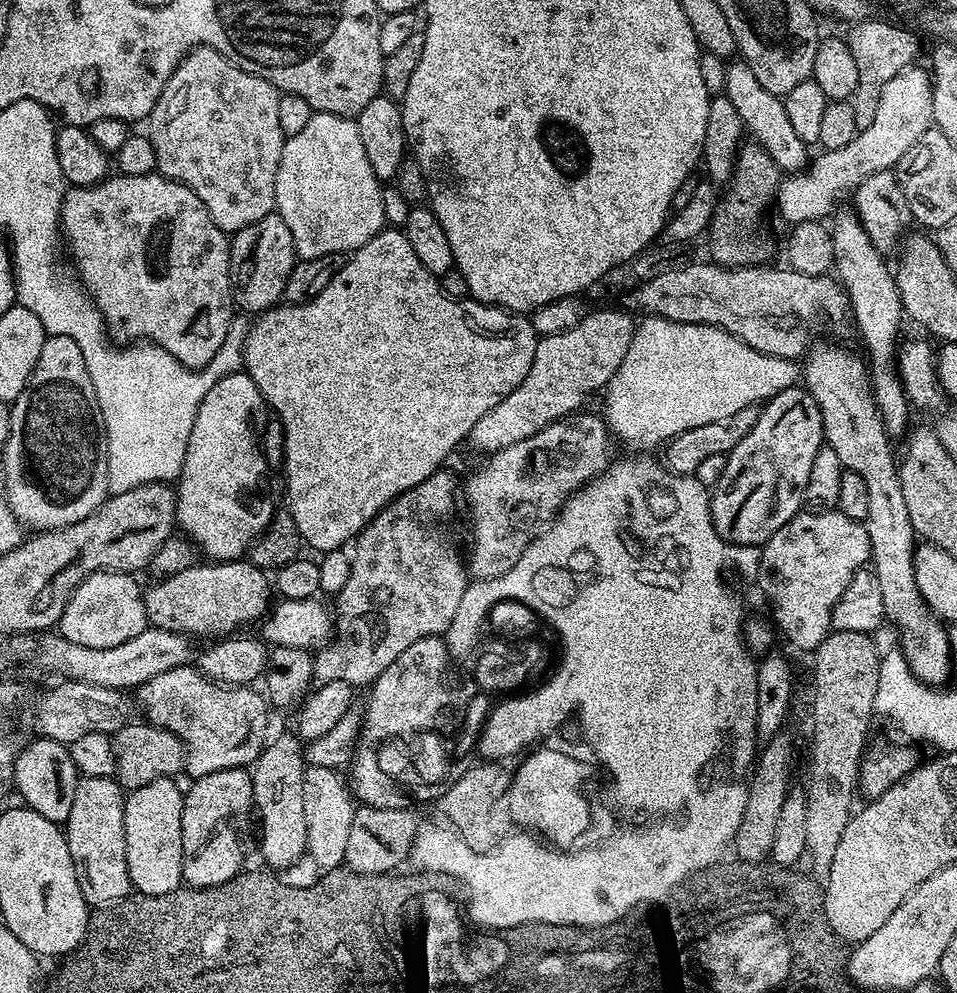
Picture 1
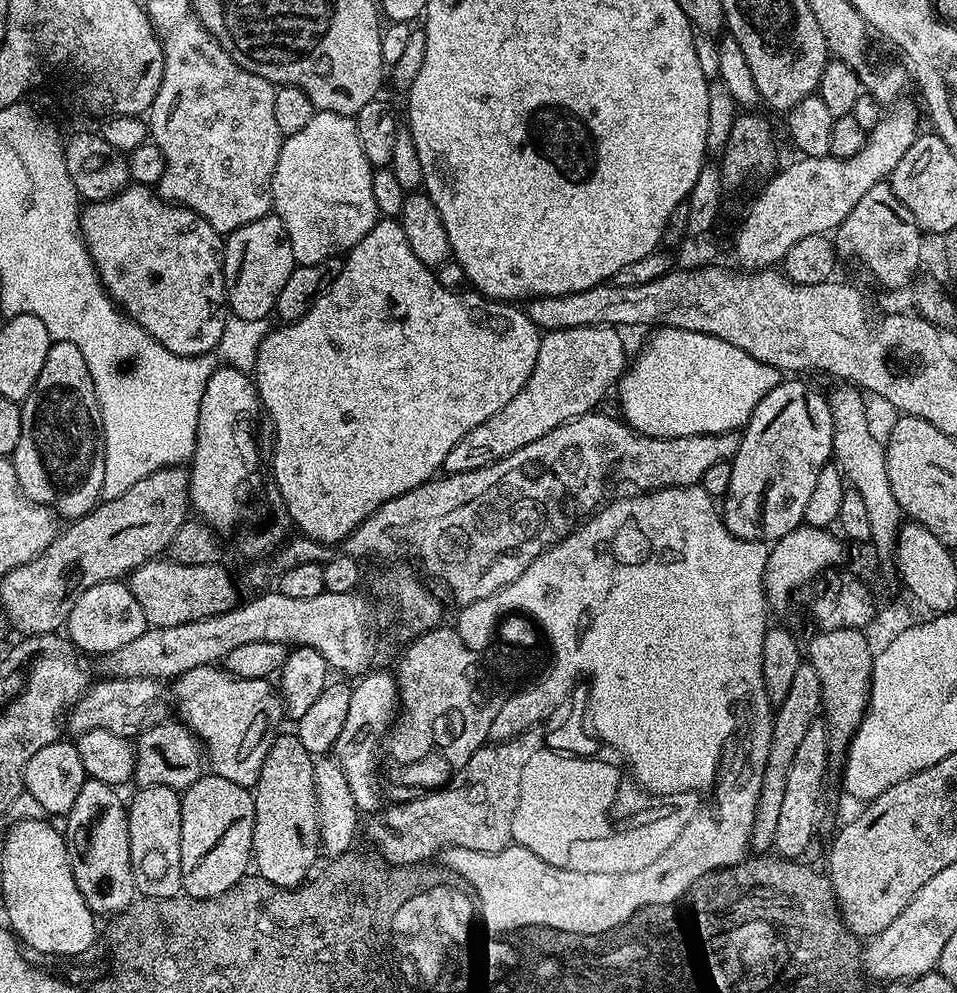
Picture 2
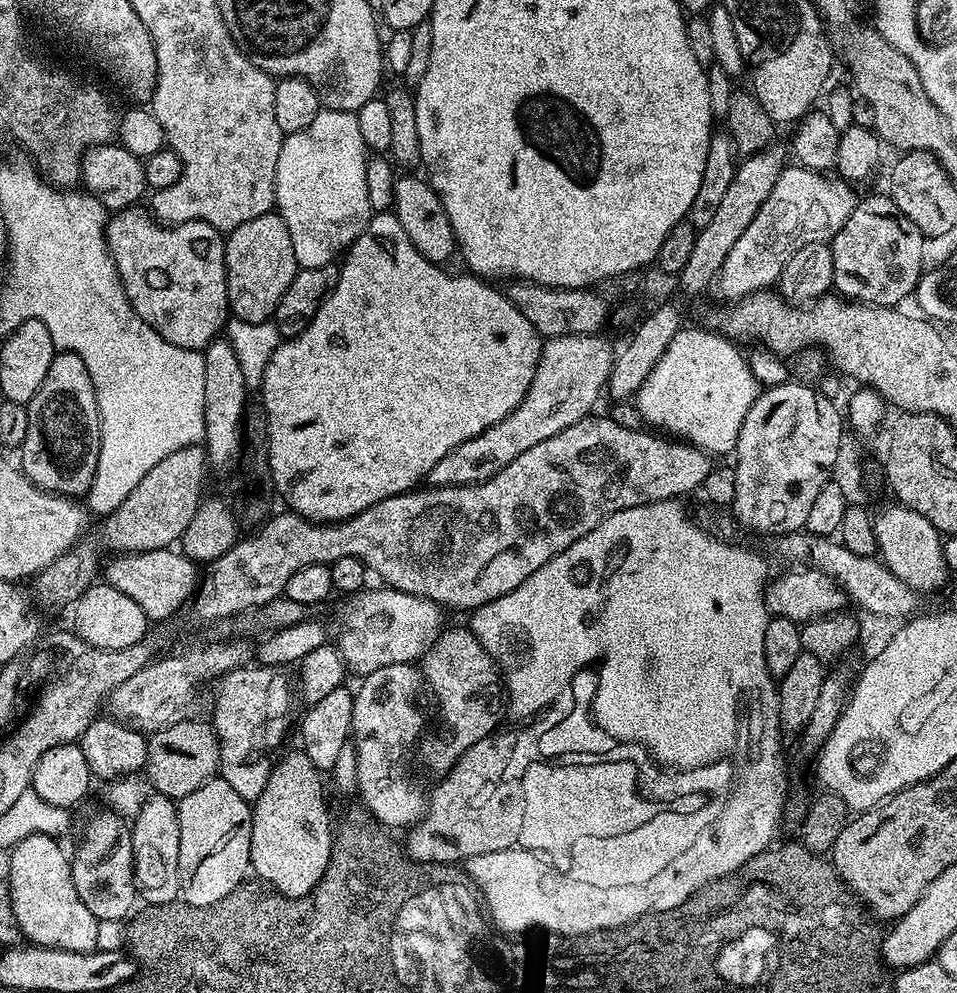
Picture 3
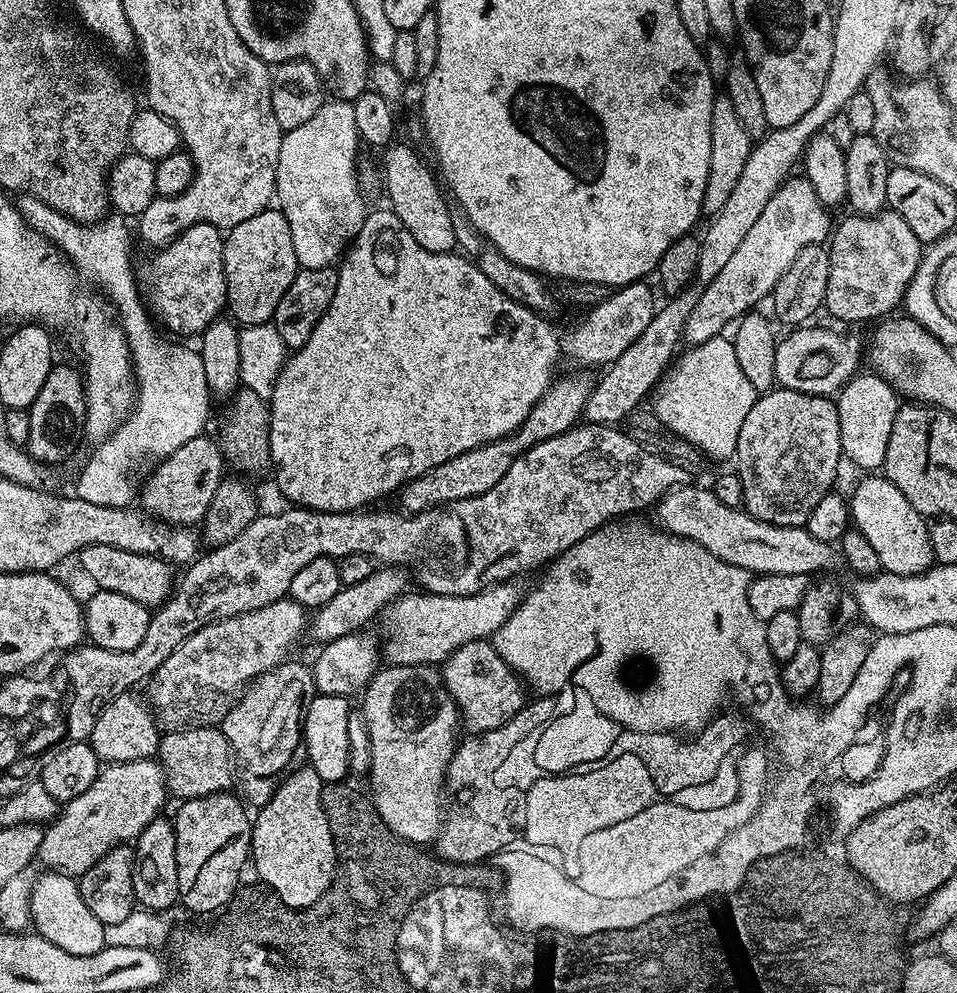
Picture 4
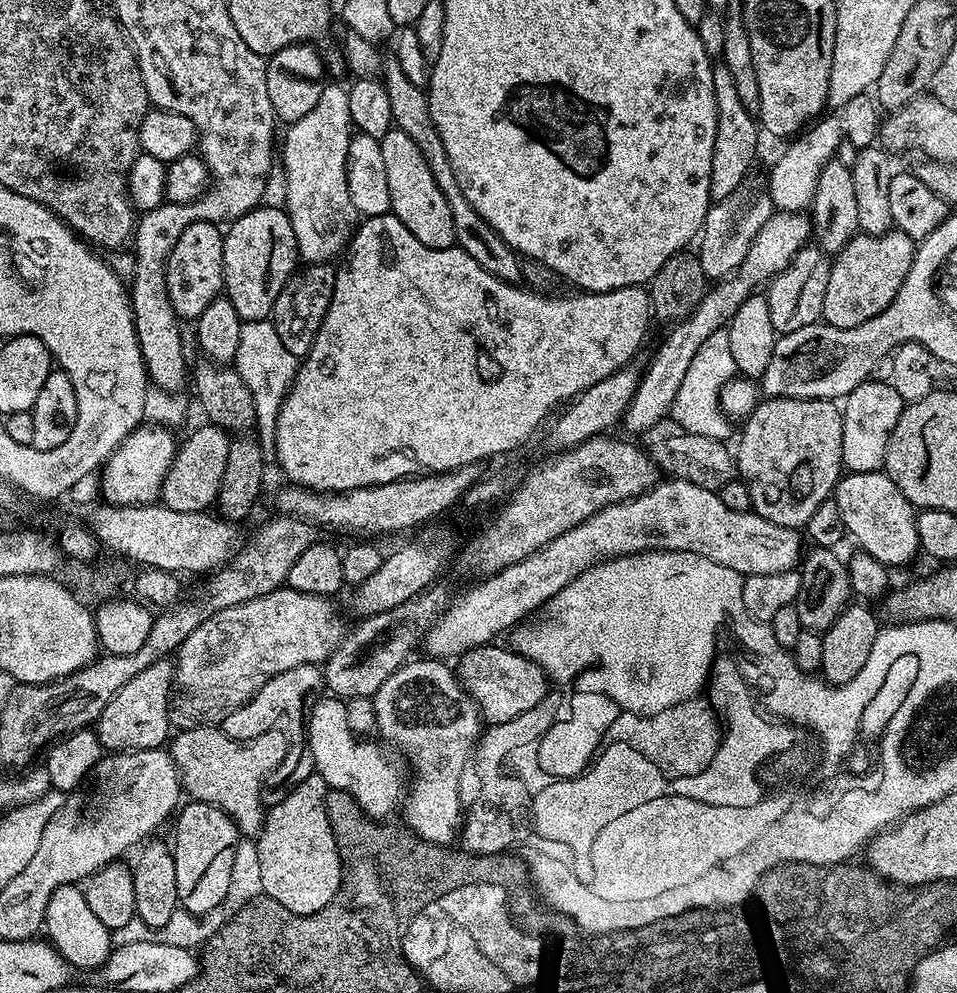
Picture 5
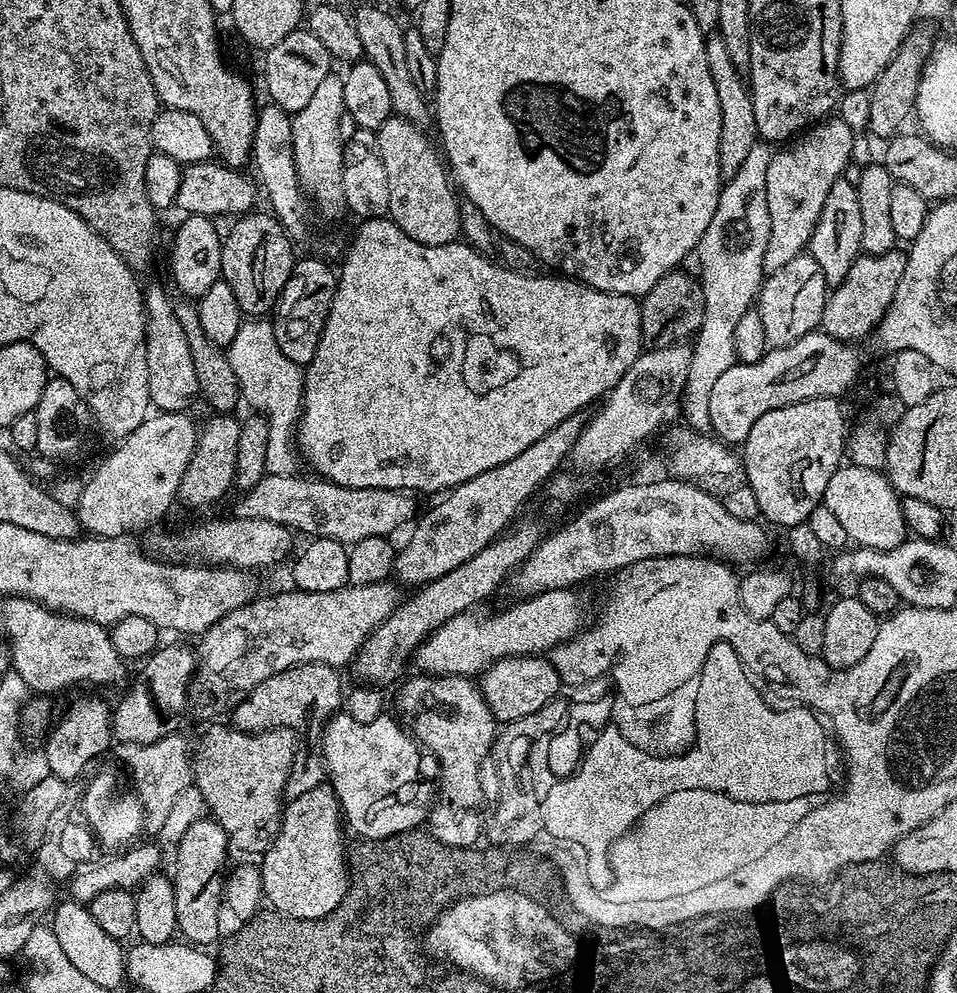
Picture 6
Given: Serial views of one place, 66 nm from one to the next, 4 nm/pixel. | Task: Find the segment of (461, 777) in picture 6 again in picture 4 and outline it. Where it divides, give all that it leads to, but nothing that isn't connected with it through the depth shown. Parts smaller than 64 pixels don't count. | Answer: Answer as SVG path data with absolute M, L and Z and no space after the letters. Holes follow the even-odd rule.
M393 664L381 667L364 688L362 698L362 713L369 731L372 755L370 796L376 812L401 841L408 840L417 846L431 845L446 819L446 777L458 745L456 731L461 731L462 728L462 717L456 709L454 698L448 693L443 675L430 664Z

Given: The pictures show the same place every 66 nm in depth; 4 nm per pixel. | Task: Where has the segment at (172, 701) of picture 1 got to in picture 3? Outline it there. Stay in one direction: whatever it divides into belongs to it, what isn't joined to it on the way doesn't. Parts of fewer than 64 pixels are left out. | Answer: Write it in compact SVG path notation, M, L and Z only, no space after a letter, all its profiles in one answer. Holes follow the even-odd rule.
M265 664L248 668L241 666L233 672L227 672L220 677L216 688L216 705L212 708L210 723L216 730L216 737L220 743L220 767L219 775L242 798L249 802L254 802L262 794L262 790L268 781L270 771L270 760L267 760L268 752L272 752L284 740L284 735L288 732L288 715L292 712L292 690L294 694L294 684L288 681L288 672L282 668L271 668Z

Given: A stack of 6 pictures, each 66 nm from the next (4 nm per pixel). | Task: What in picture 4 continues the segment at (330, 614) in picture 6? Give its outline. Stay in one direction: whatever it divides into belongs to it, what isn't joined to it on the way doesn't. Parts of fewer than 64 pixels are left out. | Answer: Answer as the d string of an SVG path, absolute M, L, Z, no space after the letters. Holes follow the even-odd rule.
M285 598L270 602L270 606L255 608L246 614L215 620L212 624L202 626L202 630L190 634L190 638L186 638L186 642L182 642L182 646L178 646L178 650L170 654L170 658L166 658L166 662L162 662L162 666L158 666L158 670L147 681L146 699L157 724L164 730L214 728L223 725L232 705L245 687L291 657L288 655L295 650L296 643L302 638L305 639L309 623L306 609L298 602Z

